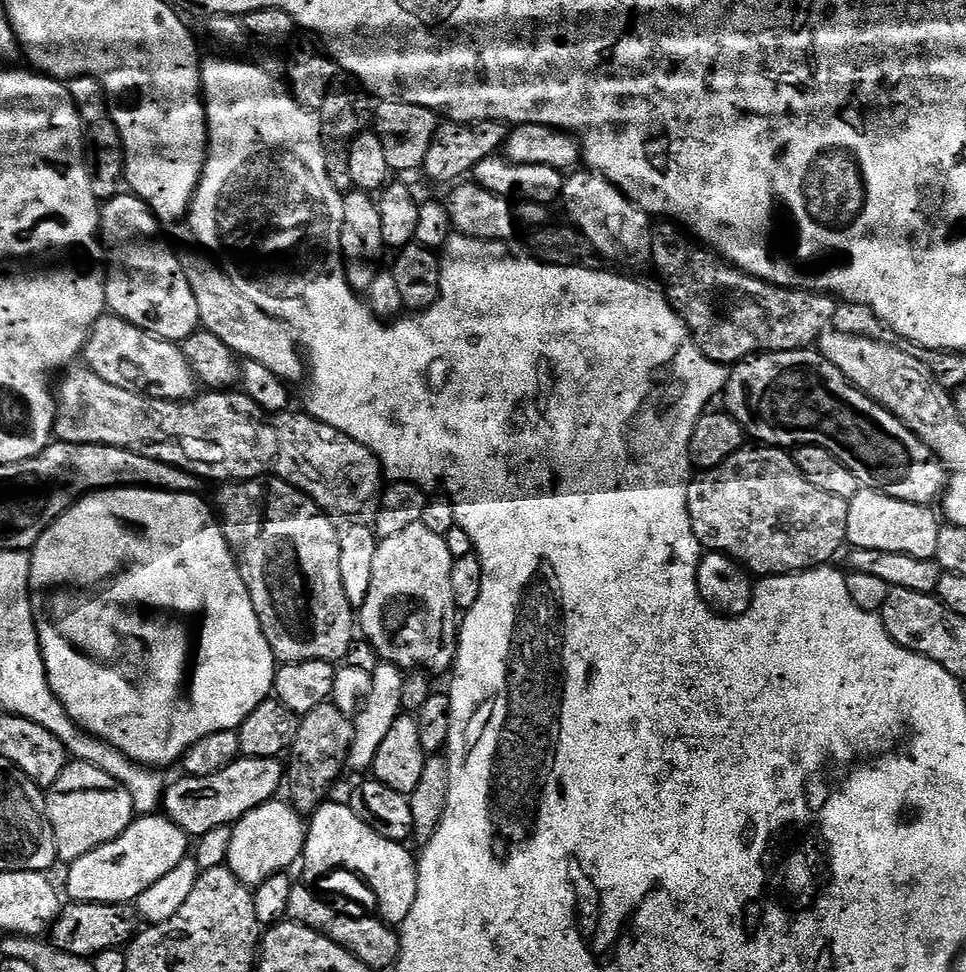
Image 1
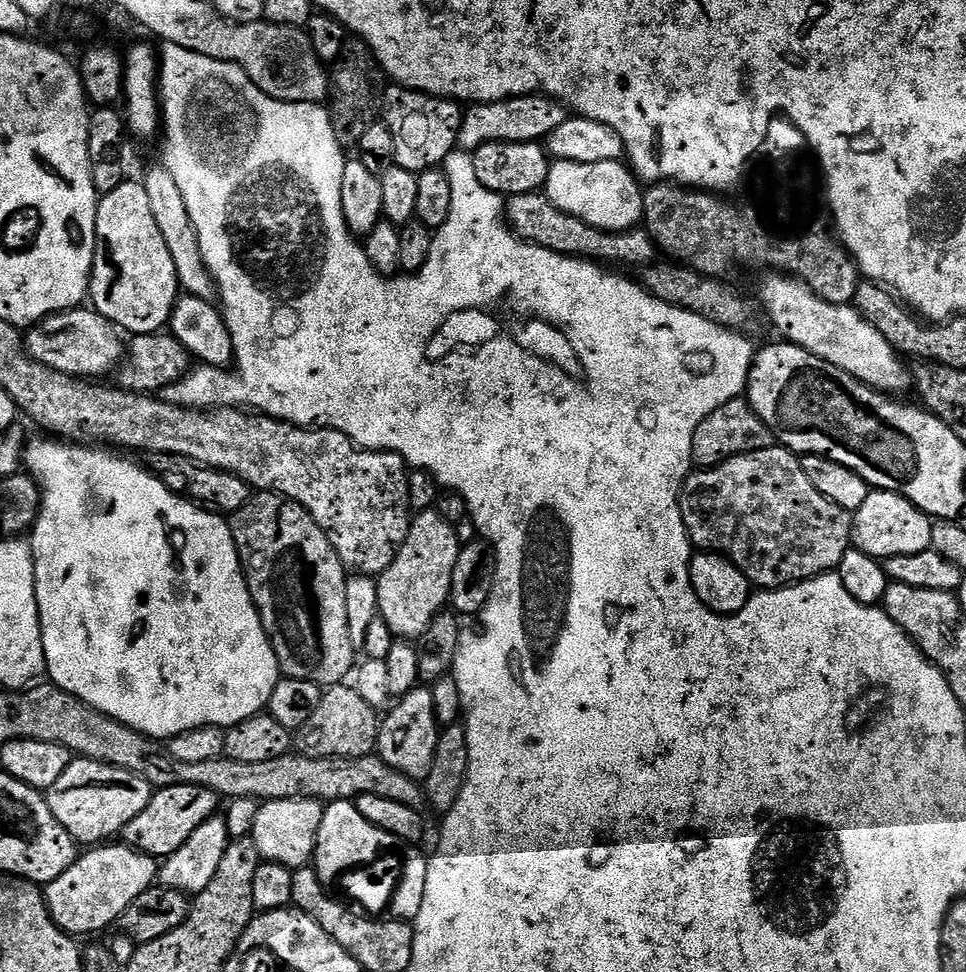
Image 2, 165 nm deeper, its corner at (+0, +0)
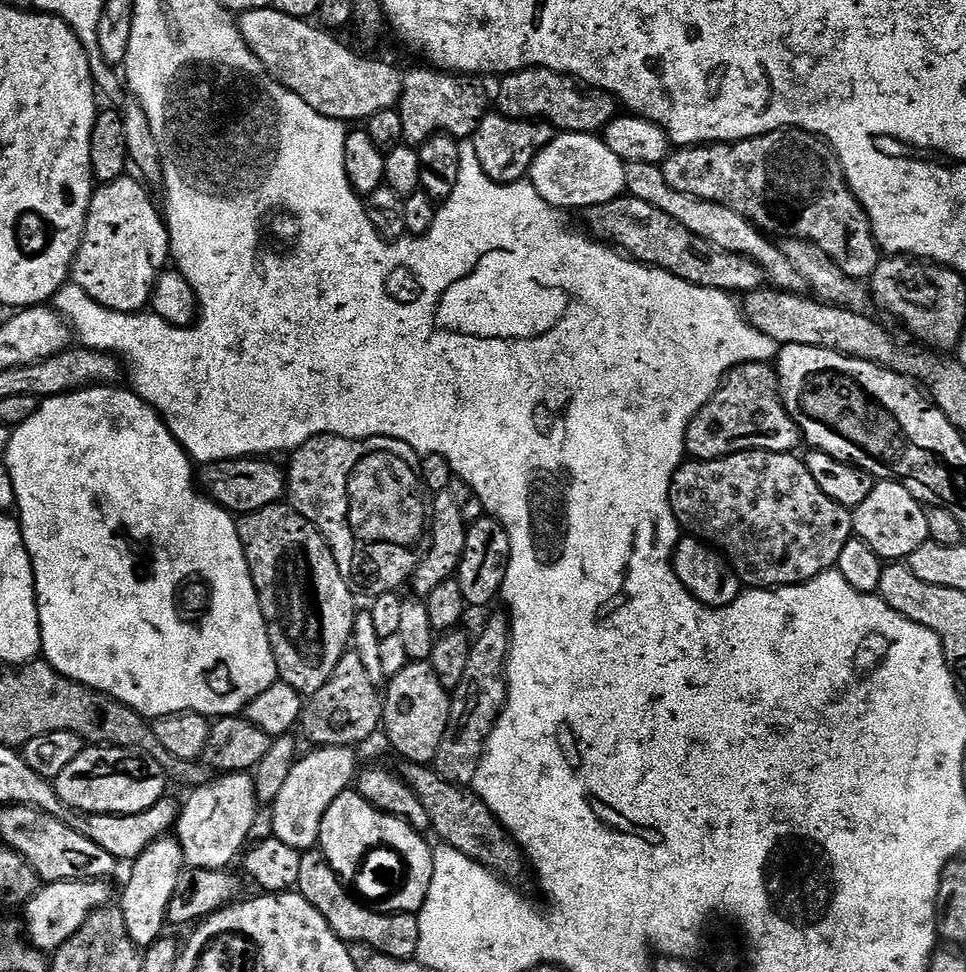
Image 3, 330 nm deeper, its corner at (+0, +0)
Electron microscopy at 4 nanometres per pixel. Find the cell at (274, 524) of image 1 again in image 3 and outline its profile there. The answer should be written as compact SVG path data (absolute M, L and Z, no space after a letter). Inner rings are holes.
M287 503L271 504L239 517L236 529L250 566L264 621L268 624L268 637L279 679L294 686L294 690L301 694L320 692L330 674L334 674L334 666L338 666L344 653L349 651L352 627L358 615L357 597L342 578L338 562L334 562L334 554L323 534Z

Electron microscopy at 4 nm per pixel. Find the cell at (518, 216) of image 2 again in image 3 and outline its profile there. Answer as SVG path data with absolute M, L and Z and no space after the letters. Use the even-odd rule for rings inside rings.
M625 194L617 200L587 209L583 216L588 223L587 231L595 239L615 246L637 264L661 268L699 288L713 288L729 294L754 292L765 287L764 271L748 257L722 250L706 242L706 238L698 238L698 234L686 230L682 222L674 222L670 214L662 214L658 206L650 206L650 202L642 202L642 198Z

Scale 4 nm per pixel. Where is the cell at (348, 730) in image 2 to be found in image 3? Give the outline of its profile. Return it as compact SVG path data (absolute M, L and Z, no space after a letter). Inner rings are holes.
M349 650L334 666L334 674L322 686L320 692L311 693L305 703L302 717L302 729L313 741L313 745L321 748L352 748L363 740L379 733L384 718L381 689L370 682L370 674L366 674L366 666L358 658L355 650Z

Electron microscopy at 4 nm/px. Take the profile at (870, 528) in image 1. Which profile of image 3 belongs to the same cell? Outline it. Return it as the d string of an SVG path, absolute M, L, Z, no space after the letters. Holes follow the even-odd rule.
M882 480L873 483L870 490L870 498L862 502L854 510L852 526L855 535L865 540L885 562L904 562L918 546L922 546L928 540L926 530L926 508L920 501L895 480Z

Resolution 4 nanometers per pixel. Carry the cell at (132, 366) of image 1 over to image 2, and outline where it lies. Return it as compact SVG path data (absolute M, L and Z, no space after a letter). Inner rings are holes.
M88 306L70 308L66 312L53 312L45 320L39 320L37 324L31 325L26 332L26 347L28 355L33 360L42 362L54 370L58 370L67 376L79 376L81 378L104 378L102 376L115 373L120 366L120 361L126 355L125 345L120 344L121 333L116 325L111 324L101 312L97 312Z

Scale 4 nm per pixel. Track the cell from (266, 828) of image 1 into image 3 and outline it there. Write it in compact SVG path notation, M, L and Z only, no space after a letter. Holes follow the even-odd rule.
M352 748L311 749L309 756L301 755L296 765L290 770L290 778L286 778L286 786L282 786L282 794L271 804L272 835L277 840L286 842L286 846L294 846L300 852L315 849L320 842L320 827L326 810L342 793L353 787L358 775L355 751Z

